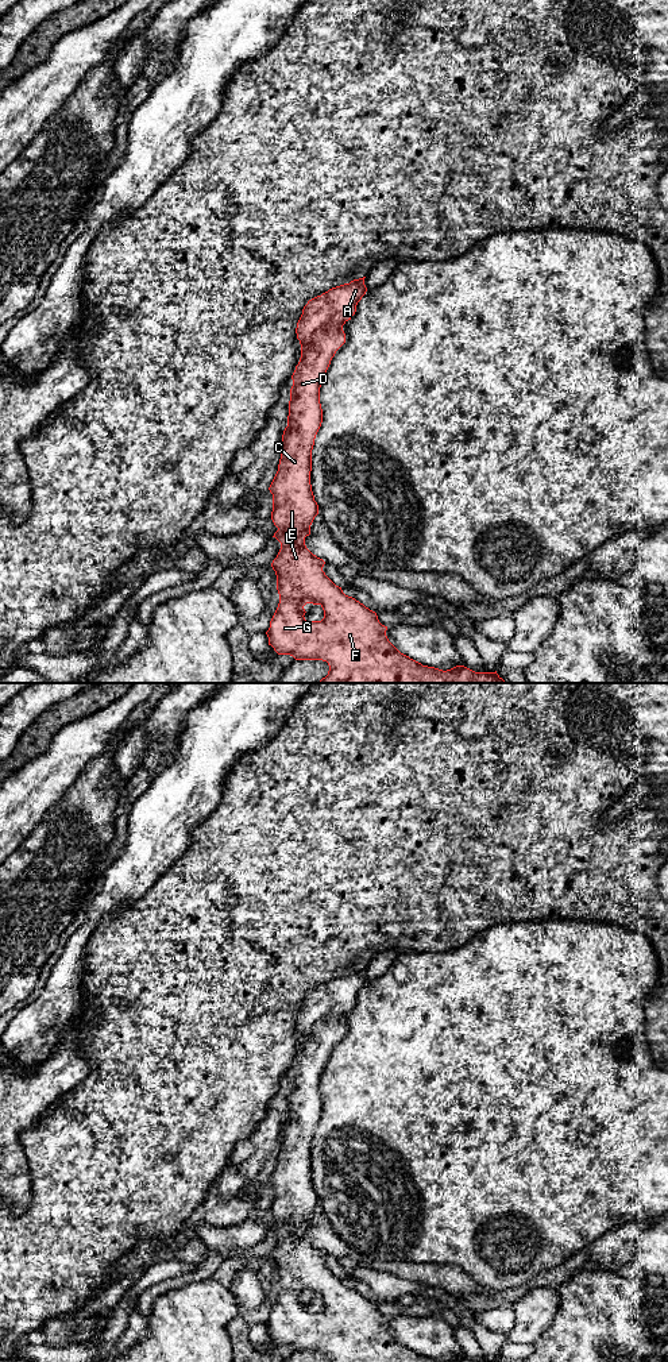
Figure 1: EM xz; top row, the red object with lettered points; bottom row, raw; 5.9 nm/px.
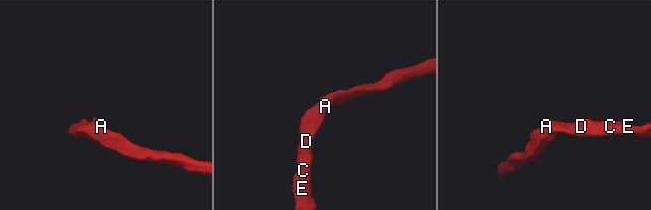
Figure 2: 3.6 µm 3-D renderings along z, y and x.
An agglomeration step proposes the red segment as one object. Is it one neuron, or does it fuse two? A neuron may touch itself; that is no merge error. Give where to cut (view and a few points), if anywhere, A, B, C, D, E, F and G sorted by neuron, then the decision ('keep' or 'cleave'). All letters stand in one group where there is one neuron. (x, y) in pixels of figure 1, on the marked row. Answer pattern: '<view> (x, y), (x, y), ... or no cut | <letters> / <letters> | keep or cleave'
no cut | A B C D E F G | keep

